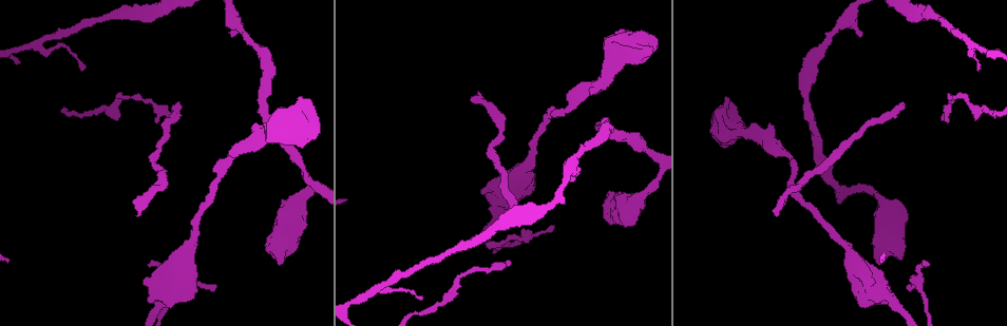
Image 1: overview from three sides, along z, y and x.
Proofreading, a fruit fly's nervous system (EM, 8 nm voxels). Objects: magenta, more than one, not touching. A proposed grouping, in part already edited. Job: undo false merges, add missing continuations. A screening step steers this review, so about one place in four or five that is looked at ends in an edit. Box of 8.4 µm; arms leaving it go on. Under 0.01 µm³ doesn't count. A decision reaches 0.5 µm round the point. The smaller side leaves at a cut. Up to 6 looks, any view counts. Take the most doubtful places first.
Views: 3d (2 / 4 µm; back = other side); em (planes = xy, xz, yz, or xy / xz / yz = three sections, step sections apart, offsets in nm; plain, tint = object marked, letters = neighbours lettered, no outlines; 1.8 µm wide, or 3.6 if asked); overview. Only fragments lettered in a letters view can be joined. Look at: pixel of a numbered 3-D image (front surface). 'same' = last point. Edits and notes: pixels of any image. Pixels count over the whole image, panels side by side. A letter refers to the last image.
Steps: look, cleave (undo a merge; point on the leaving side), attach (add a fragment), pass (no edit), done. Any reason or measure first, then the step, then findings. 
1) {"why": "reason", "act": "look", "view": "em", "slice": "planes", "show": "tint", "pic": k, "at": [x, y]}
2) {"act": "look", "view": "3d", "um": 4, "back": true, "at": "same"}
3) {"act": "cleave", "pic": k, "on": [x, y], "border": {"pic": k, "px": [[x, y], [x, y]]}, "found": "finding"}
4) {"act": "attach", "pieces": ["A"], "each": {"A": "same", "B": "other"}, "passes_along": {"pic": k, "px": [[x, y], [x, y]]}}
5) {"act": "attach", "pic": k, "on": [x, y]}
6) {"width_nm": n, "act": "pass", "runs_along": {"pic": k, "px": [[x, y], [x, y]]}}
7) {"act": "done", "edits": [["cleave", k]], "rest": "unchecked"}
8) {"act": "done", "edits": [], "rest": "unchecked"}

{"why": "thin end", "act": "look", "view": "em", "slice": "planes", "show": "letters", "pic": 1, "at": [908, 284]}

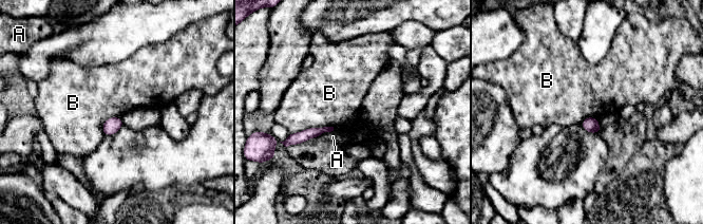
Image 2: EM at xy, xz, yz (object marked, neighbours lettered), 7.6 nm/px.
{"act": "pass", "each": {"A": "other", "B": "other"}, "border": {"pic": 2, "px": [[334, 127], [309, 127], [290, 133]]}, "found": "none of them fits"}

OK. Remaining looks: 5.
{"why": "an open end", "act": "look", "view": "3d", "um": 2, "pic": 1, "at": [149, 264]}

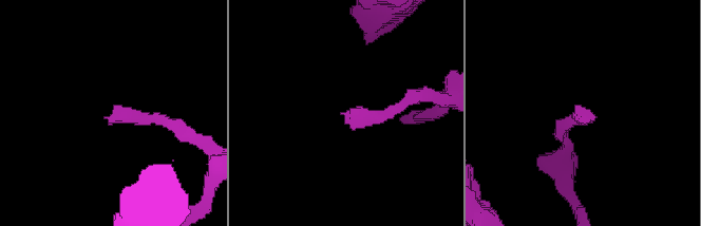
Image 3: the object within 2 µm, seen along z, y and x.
{"why": "need the tissue", "act": "look", "view": "em", "slice": "planes", "show": "letters", "pic": 3, "at": [105, 118]}

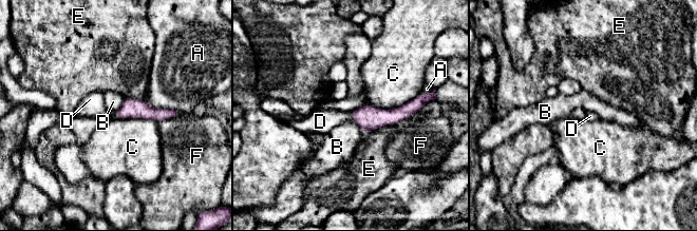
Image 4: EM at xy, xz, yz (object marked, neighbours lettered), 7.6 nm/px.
{"act": "attach", "pieces": ["D"], "each": {"A": "other", "B": "other", "C": "other", "D": "same", "E": "other", "F": "other"}, "found": "it goes on there"}

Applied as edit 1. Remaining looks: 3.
{"act": "look", "view": "overview"}

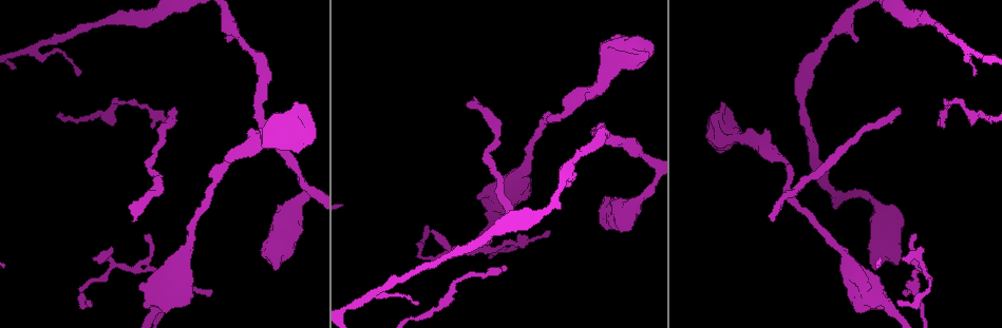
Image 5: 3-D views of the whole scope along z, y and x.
{"why": "branch stops here", "act": "look", "view": "3d", "um": 2, "pic": 5, "at": [174, 107]}

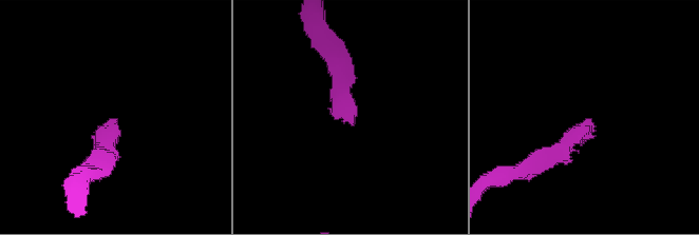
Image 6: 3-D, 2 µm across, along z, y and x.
{"act": "look", "view": "em", "slice": "planes", "show": "letters", "pic": 6, "at": [592, 124]}

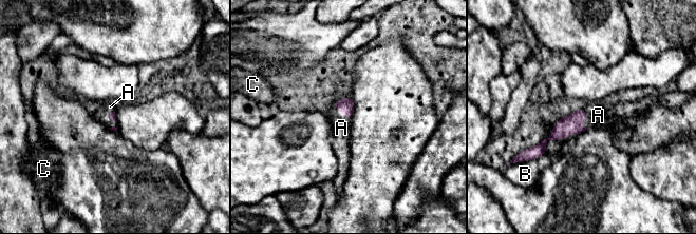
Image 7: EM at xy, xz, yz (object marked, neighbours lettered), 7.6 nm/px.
{"act": "attach", "pieces": ["A"], "each": {"A": "same", "B": "other", "C": "other"}, "found": "it goes on there"}

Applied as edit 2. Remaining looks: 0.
{"act": "done", "edits": [["attach", 4], ["attach", 7]], "rest": "unchecked"}

